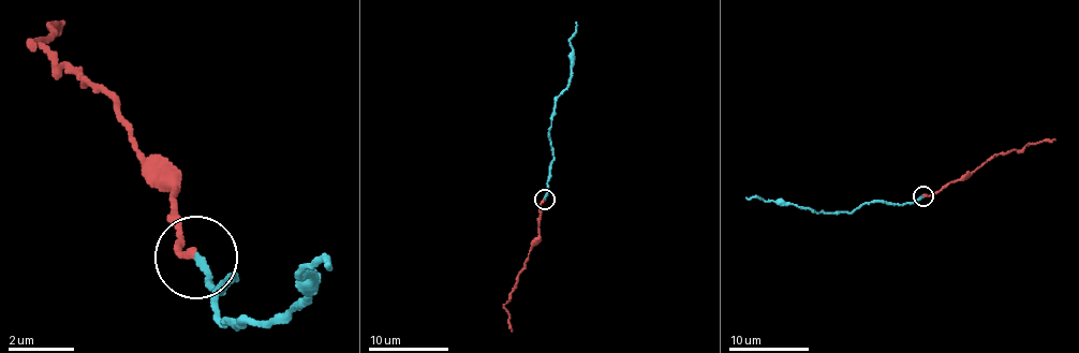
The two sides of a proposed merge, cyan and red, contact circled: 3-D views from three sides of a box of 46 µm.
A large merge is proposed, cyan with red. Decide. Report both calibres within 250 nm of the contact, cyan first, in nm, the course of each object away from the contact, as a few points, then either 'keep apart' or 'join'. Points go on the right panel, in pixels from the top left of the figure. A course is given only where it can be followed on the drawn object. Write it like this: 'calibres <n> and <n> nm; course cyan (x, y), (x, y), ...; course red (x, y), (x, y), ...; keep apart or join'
calibres 240 and 200 nm; course cyan (922, 195), (904, 204), (862, 204), (851, 211), (824, 211), (745, 197); course red (922, 195), (933, 195), (950, 181), (963, 179), (998, 153), (1055, 140); join

